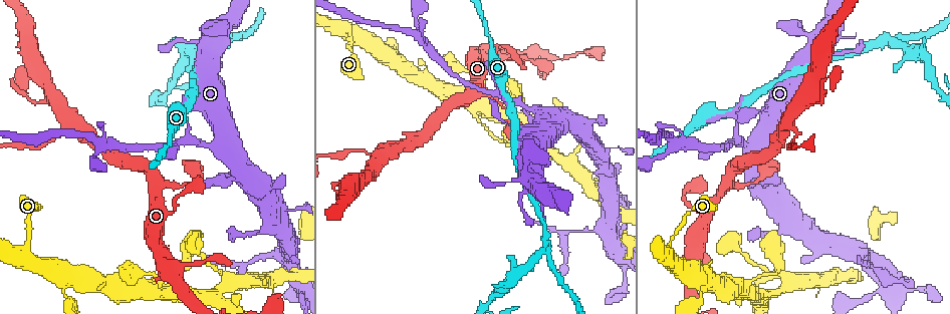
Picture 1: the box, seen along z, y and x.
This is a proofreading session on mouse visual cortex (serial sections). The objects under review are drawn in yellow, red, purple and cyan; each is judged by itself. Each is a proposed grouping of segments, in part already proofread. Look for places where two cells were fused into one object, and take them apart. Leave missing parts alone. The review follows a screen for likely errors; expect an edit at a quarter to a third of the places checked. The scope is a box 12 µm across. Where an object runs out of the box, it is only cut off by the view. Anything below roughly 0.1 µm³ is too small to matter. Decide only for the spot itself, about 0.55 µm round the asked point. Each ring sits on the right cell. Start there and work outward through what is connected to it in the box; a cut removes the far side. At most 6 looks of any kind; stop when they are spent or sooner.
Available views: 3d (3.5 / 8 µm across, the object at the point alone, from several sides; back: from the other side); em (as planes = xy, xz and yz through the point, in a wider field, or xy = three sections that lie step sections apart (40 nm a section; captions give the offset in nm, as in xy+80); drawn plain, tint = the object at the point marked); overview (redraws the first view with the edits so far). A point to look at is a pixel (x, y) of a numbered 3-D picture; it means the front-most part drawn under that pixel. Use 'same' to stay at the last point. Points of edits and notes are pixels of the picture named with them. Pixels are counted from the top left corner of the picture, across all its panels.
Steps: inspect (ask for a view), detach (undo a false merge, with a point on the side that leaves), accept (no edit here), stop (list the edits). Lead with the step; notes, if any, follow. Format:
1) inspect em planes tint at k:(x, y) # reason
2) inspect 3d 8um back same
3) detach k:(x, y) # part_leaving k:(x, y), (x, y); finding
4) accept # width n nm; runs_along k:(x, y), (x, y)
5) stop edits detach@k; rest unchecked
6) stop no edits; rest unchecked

inspect 3d 3.5um at 1:(419, 40) # branch point

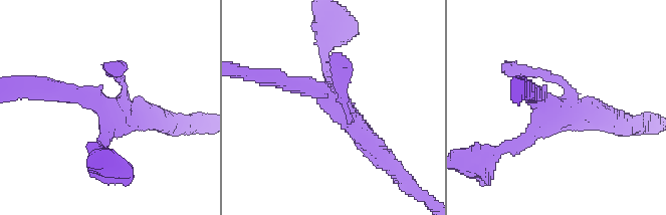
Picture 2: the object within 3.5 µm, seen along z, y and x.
inspect em planes plain at 2:(554, 108)

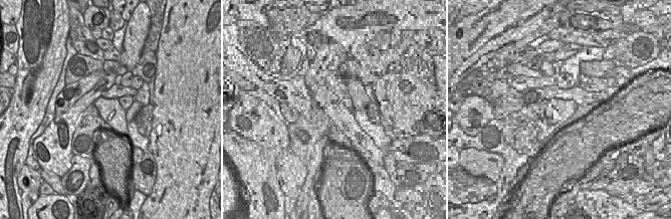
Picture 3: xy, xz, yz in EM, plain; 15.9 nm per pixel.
inspect em planes tint same # where the object lies

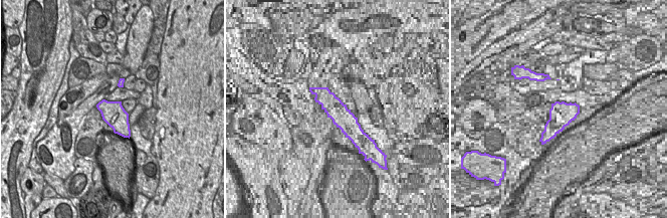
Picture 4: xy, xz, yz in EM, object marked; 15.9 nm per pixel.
accept # width 380 nm; runs_along 2:(382, 157), (322, 92), (279, 79); continuous, no second cell

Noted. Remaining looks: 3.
inspect 3d 3.5um at 1:(66, 125) # three arms meet

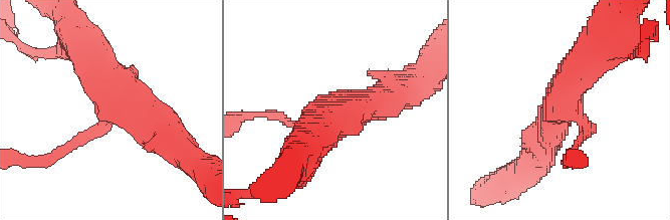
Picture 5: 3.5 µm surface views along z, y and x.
inspect em xy step 1 tint at 5:(112, 110) # arms 3; arm_widths 150, 500, 500 nm

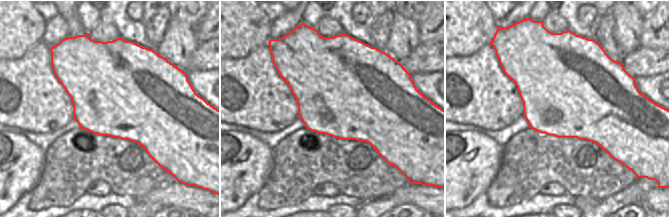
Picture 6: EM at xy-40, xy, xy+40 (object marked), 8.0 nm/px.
accept # runs_along 5:(172, 142), (97, 68), (84, 46); one cell here

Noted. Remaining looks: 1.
stop no edits; rest unchecked

